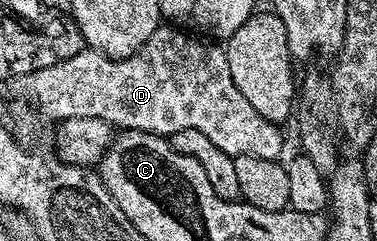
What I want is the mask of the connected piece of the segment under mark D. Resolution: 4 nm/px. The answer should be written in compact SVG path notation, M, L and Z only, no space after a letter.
M160 24L153 36L145 40L143 47L127 58L110 58L99 50L85 48L69 60L61 60L49 68L22 75L18 79L19 90L45 117L54 120L93 116L120 131L144 130L160 136L181 132L181 128L197 128L197 132L209 136L209 140L213 140L221 152L232 158L261 156L261 160L280 161L284 157L283 134L279 131L282 129L276 123L265 120L265 116L261 116L261 112L253 109L253 104L249 104L249 100L237 92L233 76L229 76L226 49L222 45L214 46L211 42L190 38L187 34L191 35L174 25Z

